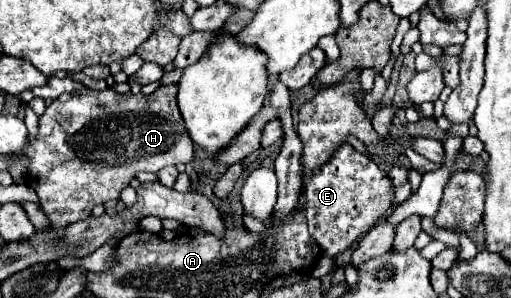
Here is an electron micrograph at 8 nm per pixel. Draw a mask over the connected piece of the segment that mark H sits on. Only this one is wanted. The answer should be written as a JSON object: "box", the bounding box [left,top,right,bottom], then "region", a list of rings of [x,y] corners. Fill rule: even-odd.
{"box":[20,85,194,229],"region":[[[160,85],[152,95],[120,95],[112,89],[84,89],[78,93],[64,93],[46,107],[38,123],[38,133],[24,143],[20,153],[28,157],[28,185],[38,193],[42,211],[50,219],[50,229],[62,229],[70,223],[84,221],[96,205],[120,199],[120,191],[130,185],[138,171],[160,171],[166,165],[192,161],[194,145],[180,119],[176,93],[178,85]]]}

